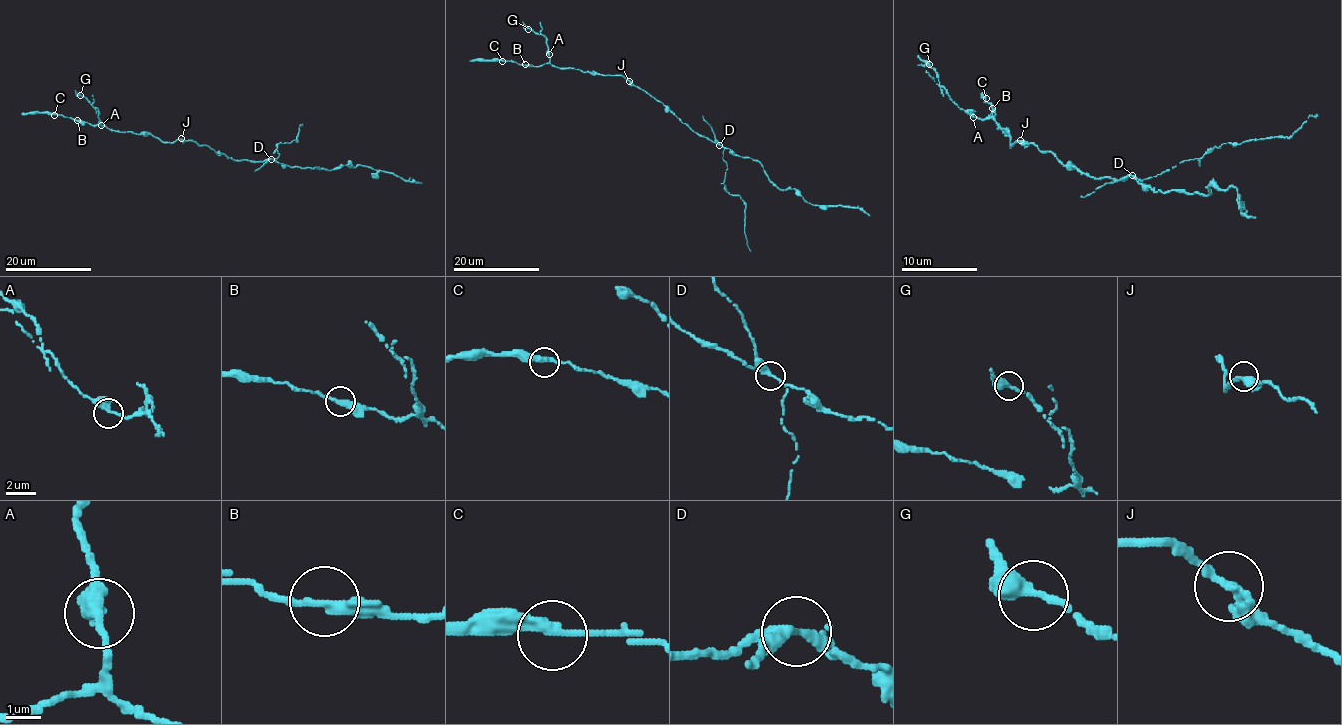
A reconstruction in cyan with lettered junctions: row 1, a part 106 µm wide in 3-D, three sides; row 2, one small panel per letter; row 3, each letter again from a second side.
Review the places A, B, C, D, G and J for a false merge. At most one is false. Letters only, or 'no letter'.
D

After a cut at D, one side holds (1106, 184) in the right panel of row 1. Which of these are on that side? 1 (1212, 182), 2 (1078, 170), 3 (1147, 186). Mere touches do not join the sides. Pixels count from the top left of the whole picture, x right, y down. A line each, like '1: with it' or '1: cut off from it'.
1: cut off from it
2: cut off from it
3: cut off from it

